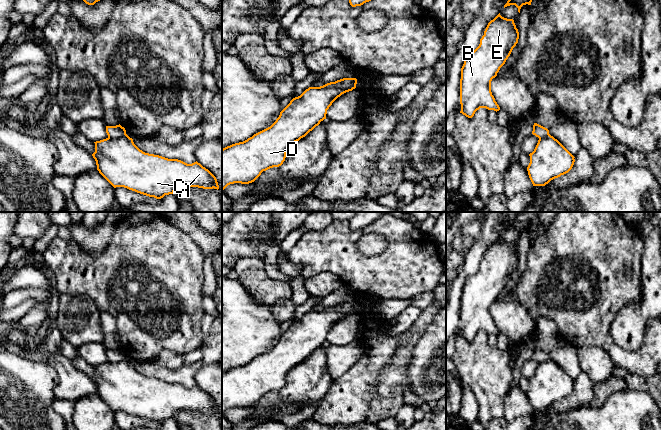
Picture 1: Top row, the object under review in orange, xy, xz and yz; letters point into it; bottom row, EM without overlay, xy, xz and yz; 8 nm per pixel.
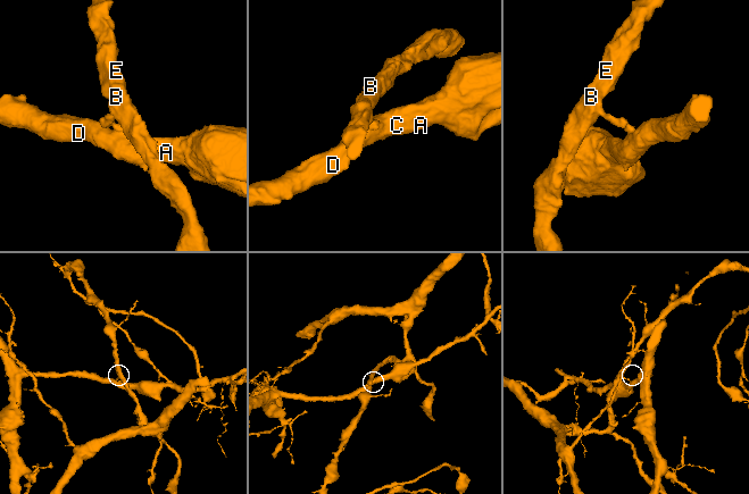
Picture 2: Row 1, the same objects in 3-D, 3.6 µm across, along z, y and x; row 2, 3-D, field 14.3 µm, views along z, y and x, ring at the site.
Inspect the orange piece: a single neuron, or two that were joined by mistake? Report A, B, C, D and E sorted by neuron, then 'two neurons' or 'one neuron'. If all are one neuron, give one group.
A C D / B E | two neurons

